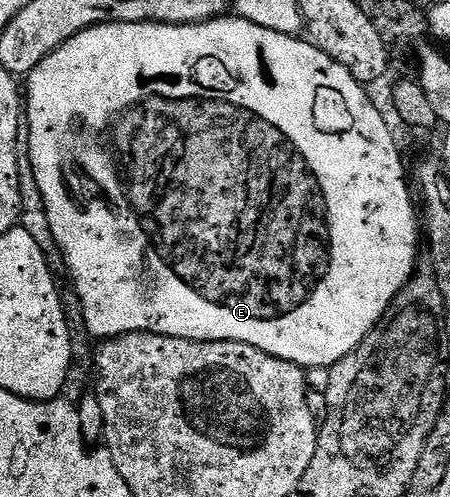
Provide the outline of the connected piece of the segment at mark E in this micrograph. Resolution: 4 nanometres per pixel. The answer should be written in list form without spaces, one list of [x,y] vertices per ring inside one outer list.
[[[223,16],[207,22],[192,22],[183,26],[170,26],[167,22],[104,22],[93,26],[76,36],[72,36],[60,48],[53,50],[24,82],[24,121],[30,129],[28,145],[31,152],[31,166],[35,170],[36,184],[43,196],[52,233],[56,244],[62,249],[69,270],[69,281],[74,281],[74,294],[81,301],[84,317],[93,337],[98,340],[118,338],[121,334],[153,332],[167,334],[173,338],[188,338],[193,342],[247,342],[282,360],[295,362],[303,368],[336,365],[344,356],[348,356],[374,330],[374,325],[386,315],[386,309],[392,300],[406,287],[406,281],[414,275],[419,265],[418,228],[420,232],[420,214],[414,211],[414,198],[410,195],[410,186],[406,183],[406,166],[402,163],[402,154],[398,151],[398,142],[386,123],[386,118],[374,107],[372,99],[366,95],[367,87],[353,78],[337,62],[319,50],[313,42],[303,40],[293,34],[281,34],[250,22],[244,17]]]

